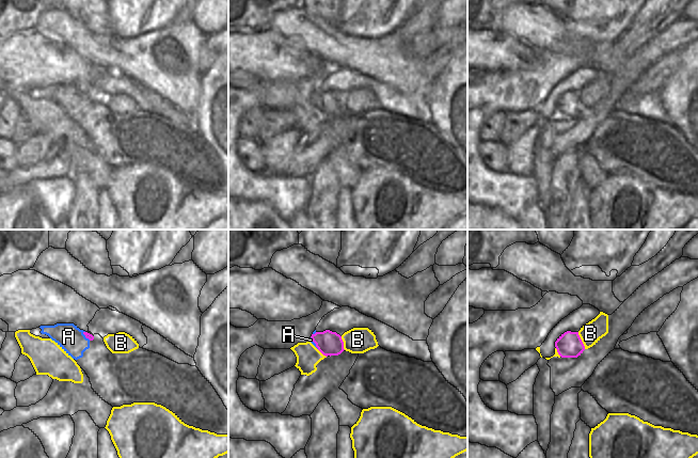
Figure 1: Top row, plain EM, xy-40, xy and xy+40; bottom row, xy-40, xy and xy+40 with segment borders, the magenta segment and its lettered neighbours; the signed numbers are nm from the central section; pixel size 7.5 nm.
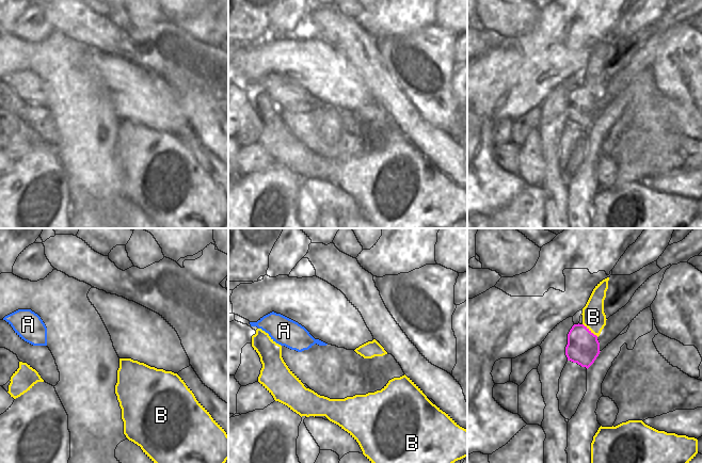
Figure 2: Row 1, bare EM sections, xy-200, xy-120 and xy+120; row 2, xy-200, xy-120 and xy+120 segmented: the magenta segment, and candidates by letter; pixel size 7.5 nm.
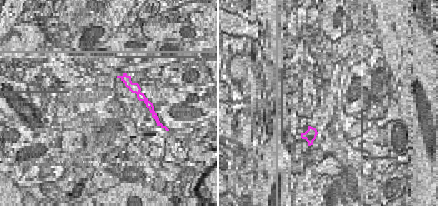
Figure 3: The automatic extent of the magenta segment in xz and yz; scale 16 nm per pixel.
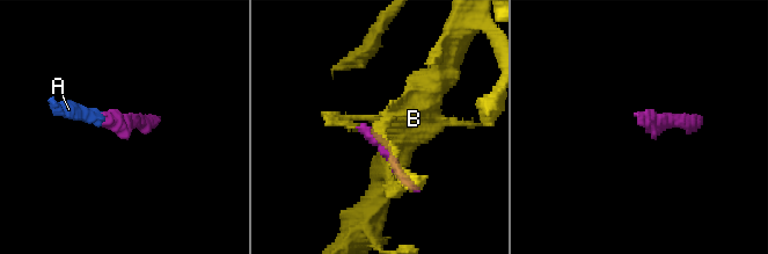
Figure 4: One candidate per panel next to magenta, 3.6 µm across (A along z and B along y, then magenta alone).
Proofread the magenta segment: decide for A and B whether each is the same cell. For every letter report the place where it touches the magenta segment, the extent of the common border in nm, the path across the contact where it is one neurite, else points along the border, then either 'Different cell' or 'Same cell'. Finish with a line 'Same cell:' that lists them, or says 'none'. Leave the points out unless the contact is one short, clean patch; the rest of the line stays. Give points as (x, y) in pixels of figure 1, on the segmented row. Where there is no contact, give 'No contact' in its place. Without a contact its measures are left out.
A: Touches magenta at xy (314, 342). Shared border 110 nm. Path across: xy (329, 343), (314, 342), (311, 340). Same cell
B: Touches magenta at xy+40 (581, 341). Shared border 140 nm. Different cell
Same cell: A

